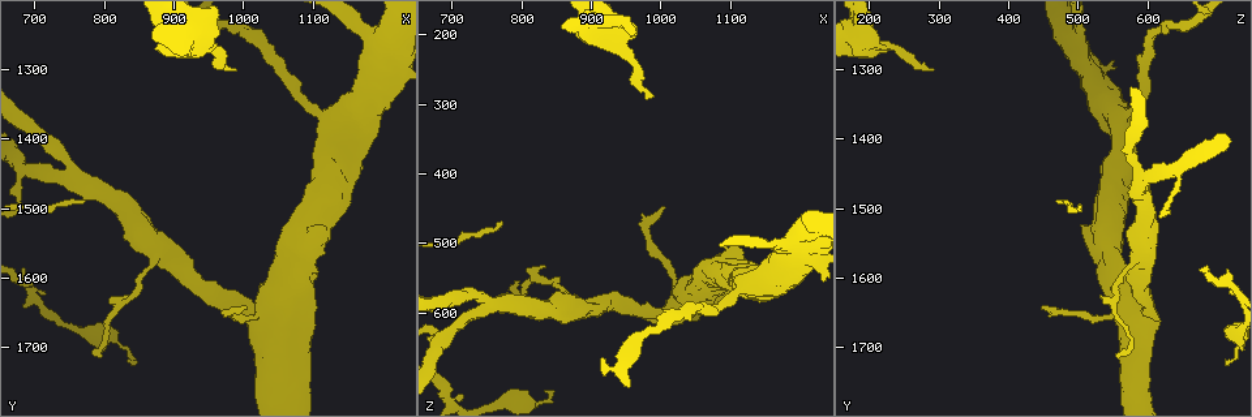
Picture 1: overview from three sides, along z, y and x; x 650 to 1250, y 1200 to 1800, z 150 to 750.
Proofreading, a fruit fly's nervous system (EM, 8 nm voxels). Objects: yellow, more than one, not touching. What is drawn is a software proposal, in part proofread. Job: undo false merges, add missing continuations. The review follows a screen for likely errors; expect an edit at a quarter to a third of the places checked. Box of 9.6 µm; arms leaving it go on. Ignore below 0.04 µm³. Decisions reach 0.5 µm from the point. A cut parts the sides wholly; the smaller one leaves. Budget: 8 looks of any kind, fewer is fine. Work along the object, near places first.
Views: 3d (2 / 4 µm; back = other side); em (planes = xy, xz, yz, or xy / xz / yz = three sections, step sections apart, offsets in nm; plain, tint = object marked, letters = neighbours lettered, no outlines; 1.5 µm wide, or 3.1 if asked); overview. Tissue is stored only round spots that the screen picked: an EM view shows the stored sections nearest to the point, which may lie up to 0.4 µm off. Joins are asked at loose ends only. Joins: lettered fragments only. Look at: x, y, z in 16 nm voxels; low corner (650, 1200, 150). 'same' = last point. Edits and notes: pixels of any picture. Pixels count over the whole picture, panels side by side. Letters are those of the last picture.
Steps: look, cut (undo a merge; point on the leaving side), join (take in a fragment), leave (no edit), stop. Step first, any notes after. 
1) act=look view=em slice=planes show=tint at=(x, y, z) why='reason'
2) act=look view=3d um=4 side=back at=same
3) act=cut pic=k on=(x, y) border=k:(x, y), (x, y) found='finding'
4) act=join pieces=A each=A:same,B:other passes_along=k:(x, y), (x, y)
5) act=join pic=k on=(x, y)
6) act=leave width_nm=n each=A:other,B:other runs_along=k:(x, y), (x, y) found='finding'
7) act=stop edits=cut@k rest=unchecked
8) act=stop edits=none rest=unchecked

act=look view=em slice=xy step=8 show=letters at=(835, 1720, 715) why='an open end'

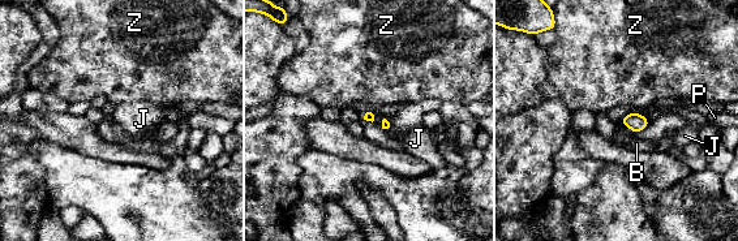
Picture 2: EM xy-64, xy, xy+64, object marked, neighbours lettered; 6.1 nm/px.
act=look view=em slice=planes show=letters at=same

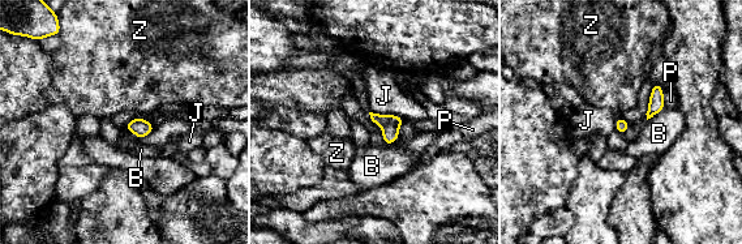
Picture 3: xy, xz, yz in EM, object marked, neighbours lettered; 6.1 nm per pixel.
act=leave width_nm=80 each=B:other,J:other,P:other,Z:other border=3:(369, 111), (398, 115), (404, 119) found='no lettered fragment goes on from it'

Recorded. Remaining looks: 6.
act=look view=3d um=4 at=(990, 1295, 290) why='branch stops here'

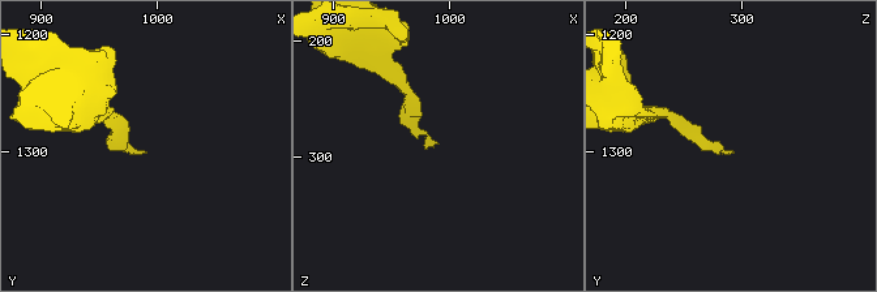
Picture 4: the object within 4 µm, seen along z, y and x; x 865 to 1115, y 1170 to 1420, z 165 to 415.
act=look view=em slice=planes show=plain at=(988, 1298, 292) why='now the EM'

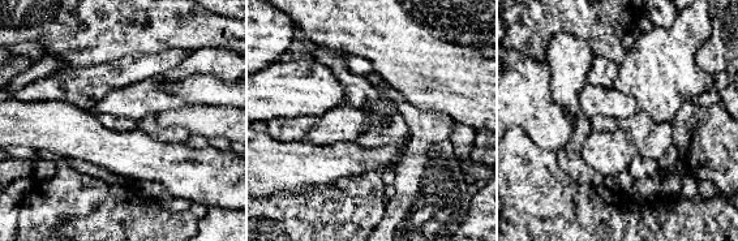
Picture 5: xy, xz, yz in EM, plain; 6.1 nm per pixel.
act=look view=em slice=planes show=letters at=same

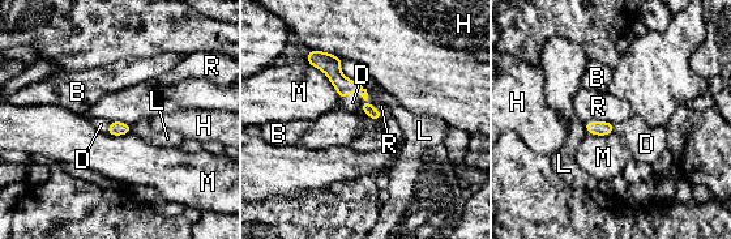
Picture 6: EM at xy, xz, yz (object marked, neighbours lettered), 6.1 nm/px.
act=join pieces=D each=B:other,D:same,H:other,L:other,M:other,R:other passes_along=6:(329, 64), (357, 93), (353, 102) found='the cell continues'

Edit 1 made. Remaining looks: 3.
act=look view=3d um=4 side=back at=(795, 1710, 555) why='thin end'

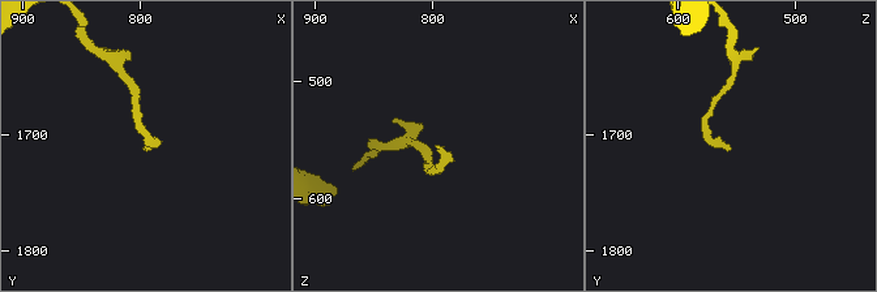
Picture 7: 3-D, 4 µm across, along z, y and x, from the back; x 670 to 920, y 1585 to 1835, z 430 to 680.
act=look view=em slice=planes show=letters at=(794, 1712, 554) why='need the tissue'

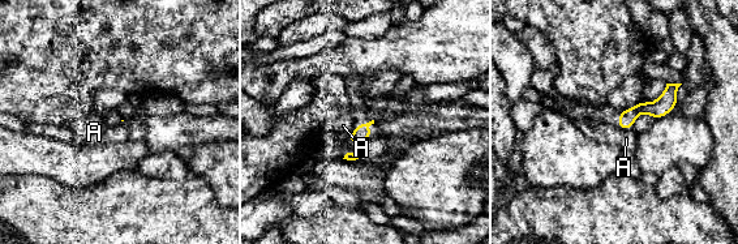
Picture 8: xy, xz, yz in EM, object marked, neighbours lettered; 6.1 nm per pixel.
act=leave each=A:other border=8:(355, 127), (355, 131), (347, 137) found='no lettered fragment goes on from it'

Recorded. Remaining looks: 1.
act=stop edits=join@6 rest=unchecked

